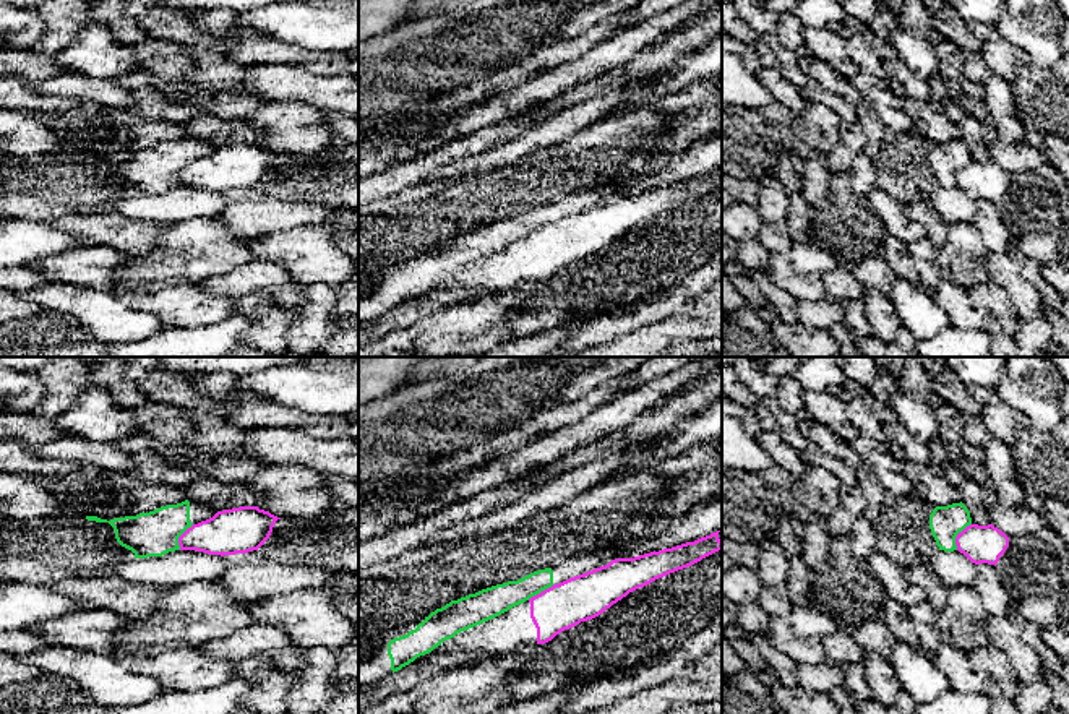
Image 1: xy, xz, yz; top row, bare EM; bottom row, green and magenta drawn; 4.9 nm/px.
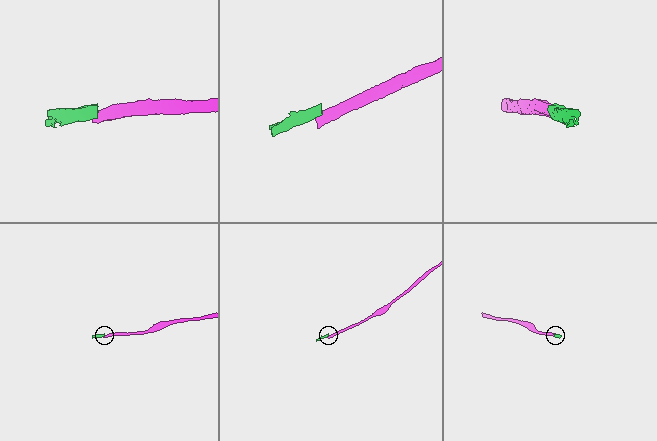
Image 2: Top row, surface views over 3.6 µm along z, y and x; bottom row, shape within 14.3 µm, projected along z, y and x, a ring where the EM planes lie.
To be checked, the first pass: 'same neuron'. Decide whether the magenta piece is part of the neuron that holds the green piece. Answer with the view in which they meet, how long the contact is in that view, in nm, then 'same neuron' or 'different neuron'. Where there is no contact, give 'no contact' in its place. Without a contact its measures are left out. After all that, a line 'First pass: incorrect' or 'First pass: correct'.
contact in yz; length 150 nm; different neuron
First pass: incorrect

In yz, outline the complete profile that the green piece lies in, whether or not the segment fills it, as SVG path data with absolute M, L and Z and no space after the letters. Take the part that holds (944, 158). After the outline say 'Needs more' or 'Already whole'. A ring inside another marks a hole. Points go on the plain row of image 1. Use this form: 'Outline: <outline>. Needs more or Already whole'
Outline: M960 140L936 143L929 151L929 166L939 187L957 187L955 174L972 161L970 148Z. Already whole

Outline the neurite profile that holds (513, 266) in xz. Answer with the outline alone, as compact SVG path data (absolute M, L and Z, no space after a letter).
M719 169L634 195L616 195L553 221L524 240L443 277L414 299L430 299L441 308L545 281L561 268L599 253L629 229L722 187Z

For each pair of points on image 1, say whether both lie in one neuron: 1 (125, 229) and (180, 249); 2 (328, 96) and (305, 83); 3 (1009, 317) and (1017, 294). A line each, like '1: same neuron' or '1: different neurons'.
1: different neurons
2: same neuron
3: different neurons

